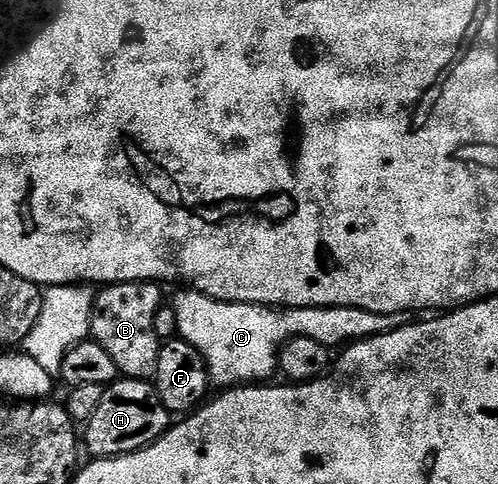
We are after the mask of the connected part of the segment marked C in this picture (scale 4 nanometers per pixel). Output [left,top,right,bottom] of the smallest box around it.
[174,289,406,389]

